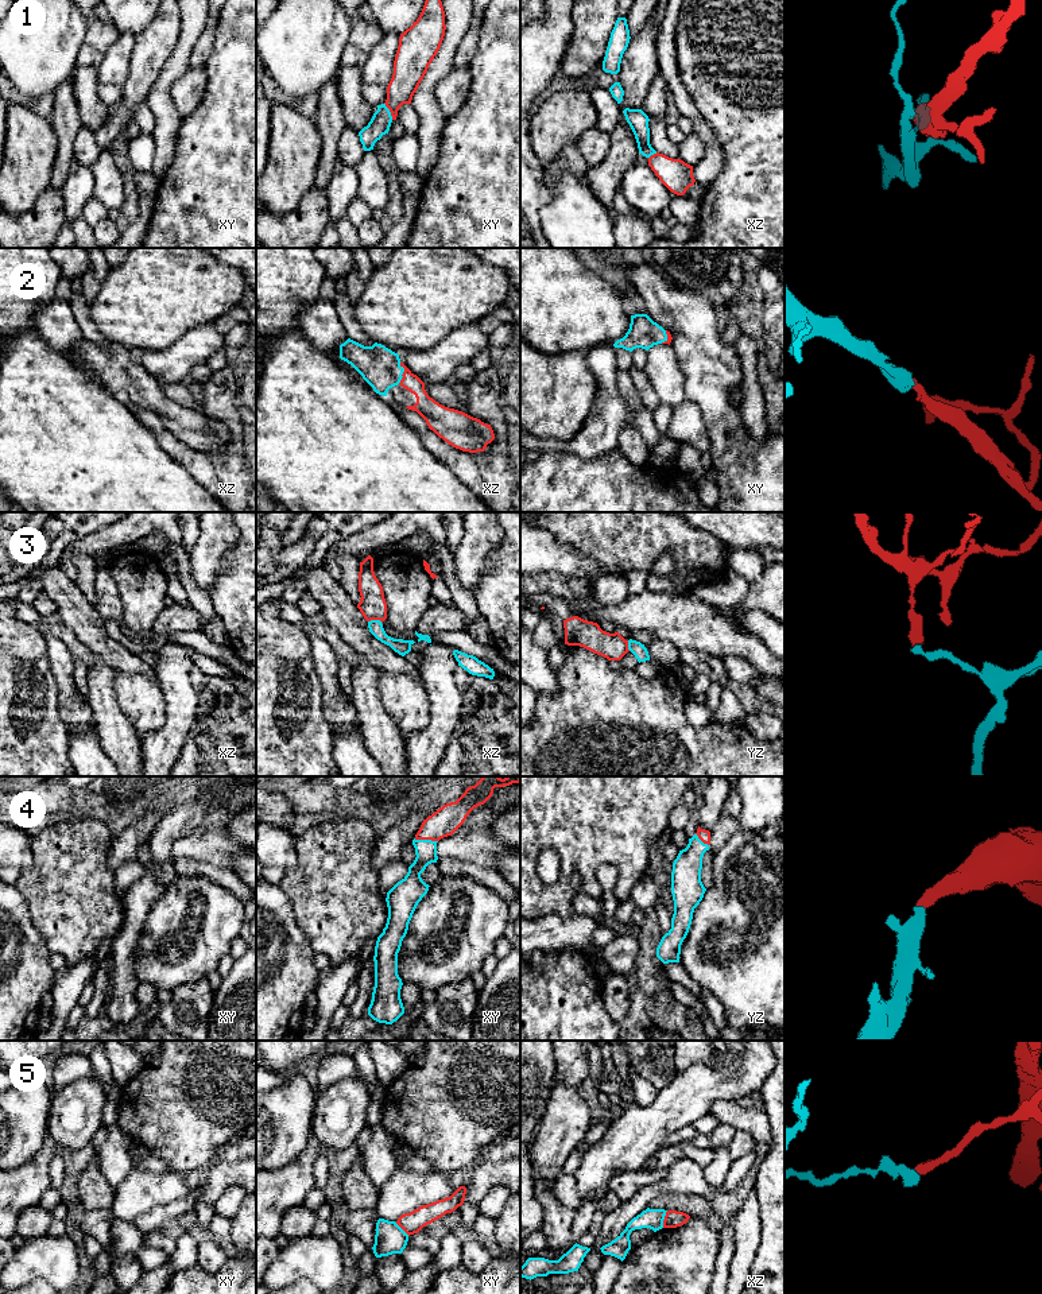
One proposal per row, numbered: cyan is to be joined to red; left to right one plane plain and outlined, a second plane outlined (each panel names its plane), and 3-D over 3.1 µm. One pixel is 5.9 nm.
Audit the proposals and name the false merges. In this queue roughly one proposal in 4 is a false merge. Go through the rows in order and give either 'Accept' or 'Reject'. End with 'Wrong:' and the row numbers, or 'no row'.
1: Accept
2: Accept
3: Reject
4: Accept
5: Reject
Wrong: 3, 5

